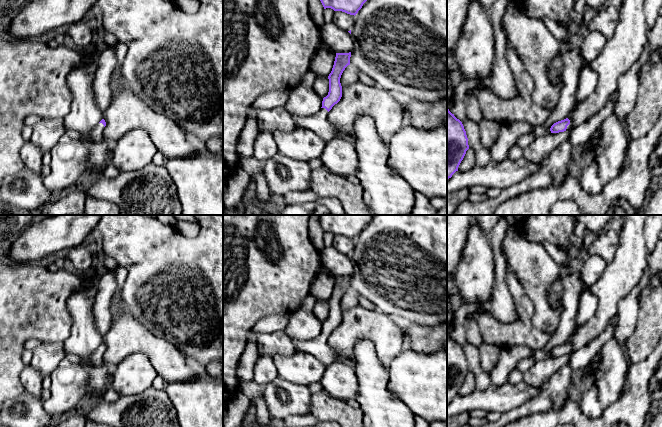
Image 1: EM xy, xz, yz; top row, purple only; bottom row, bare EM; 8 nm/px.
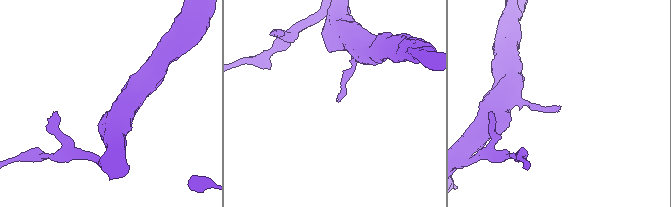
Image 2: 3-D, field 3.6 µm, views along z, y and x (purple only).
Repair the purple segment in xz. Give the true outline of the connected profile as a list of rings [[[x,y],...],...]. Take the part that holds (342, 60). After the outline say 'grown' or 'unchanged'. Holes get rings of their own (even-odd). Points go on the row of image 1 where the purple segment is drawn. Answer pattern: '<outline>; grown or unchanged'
[[[351,52],[336,53],[332,71],[328,76],[329,92],[328,95],[323,98],[321,110],[315,115],[293,117],[297,127],[313,131],[326,143],[335,137],[335,130],[328,120],[328,113],[342,97],[340,78],[345,68],[350,65],[350,57]]]; grown

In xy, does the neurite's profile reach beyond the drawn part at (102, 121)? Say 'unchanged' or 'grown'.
grown

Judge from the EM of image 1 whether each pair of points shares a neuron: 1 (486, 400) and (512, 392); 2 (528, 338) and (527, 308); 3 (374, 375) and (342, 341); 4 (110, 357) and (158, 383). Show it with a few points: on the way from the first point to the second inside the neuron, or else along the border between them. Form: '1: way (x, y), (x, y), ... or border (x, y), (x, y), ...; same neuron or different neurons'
1: way (492, 399), (506, 397); same neuron
2: way (526, 331), (526, 315); same neuron
3: border (374, 344), (360, 339), (350, 358); different neurons
4: border (158, 374), (165, 382); different neurons

